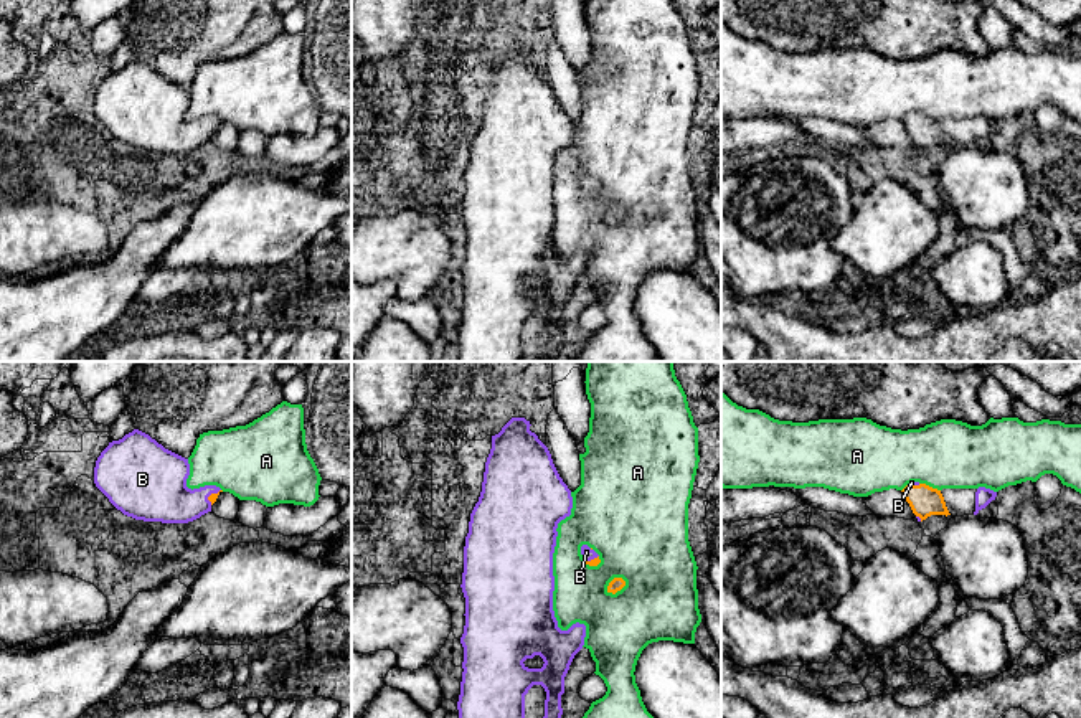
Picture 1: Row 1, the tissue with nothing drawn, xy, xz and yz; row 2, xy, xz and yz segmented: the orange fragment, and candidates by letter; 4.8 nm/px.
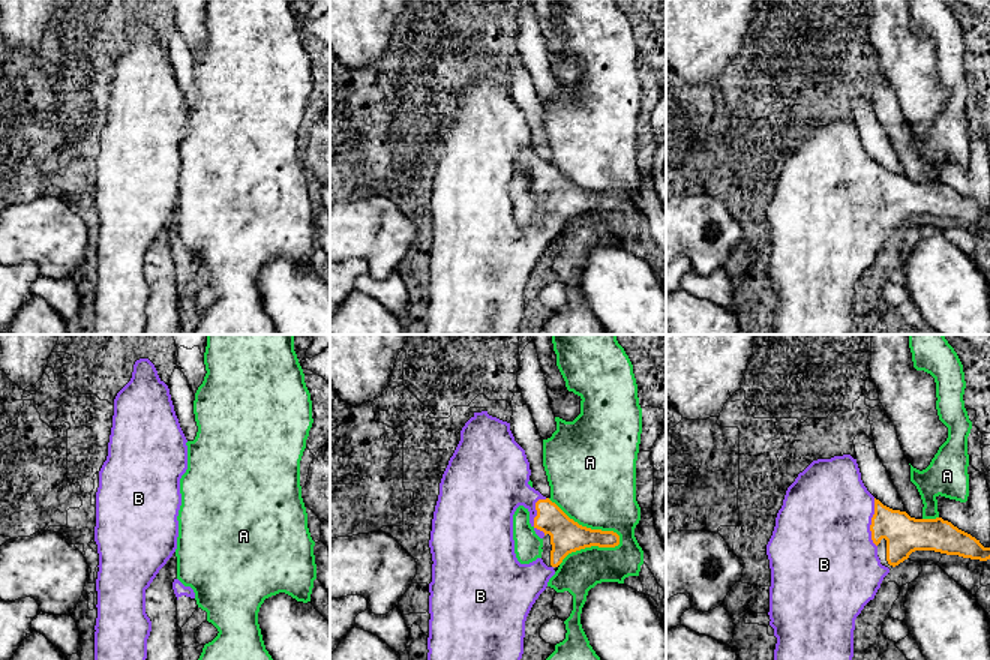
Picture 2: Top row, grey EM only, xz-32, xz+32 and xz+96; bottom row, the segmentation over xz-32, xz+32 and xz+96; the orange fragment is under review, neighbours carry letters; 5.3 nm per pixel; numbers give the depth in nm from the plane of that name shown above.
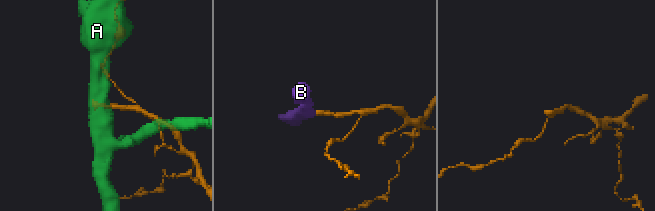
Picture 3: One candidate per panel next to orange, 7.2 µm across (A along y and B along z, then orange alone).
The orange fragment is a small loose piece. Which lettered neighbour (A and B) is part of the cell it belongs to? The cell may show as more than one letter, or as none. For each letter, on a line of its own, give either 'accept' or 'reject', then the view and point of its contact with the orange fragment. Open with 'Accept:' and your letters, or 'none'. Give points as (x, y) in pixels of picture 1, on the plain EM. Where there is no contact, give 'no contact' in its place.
Accept: B
A: reject | xz (616, 222)
B: accept | xy (210, 126)

